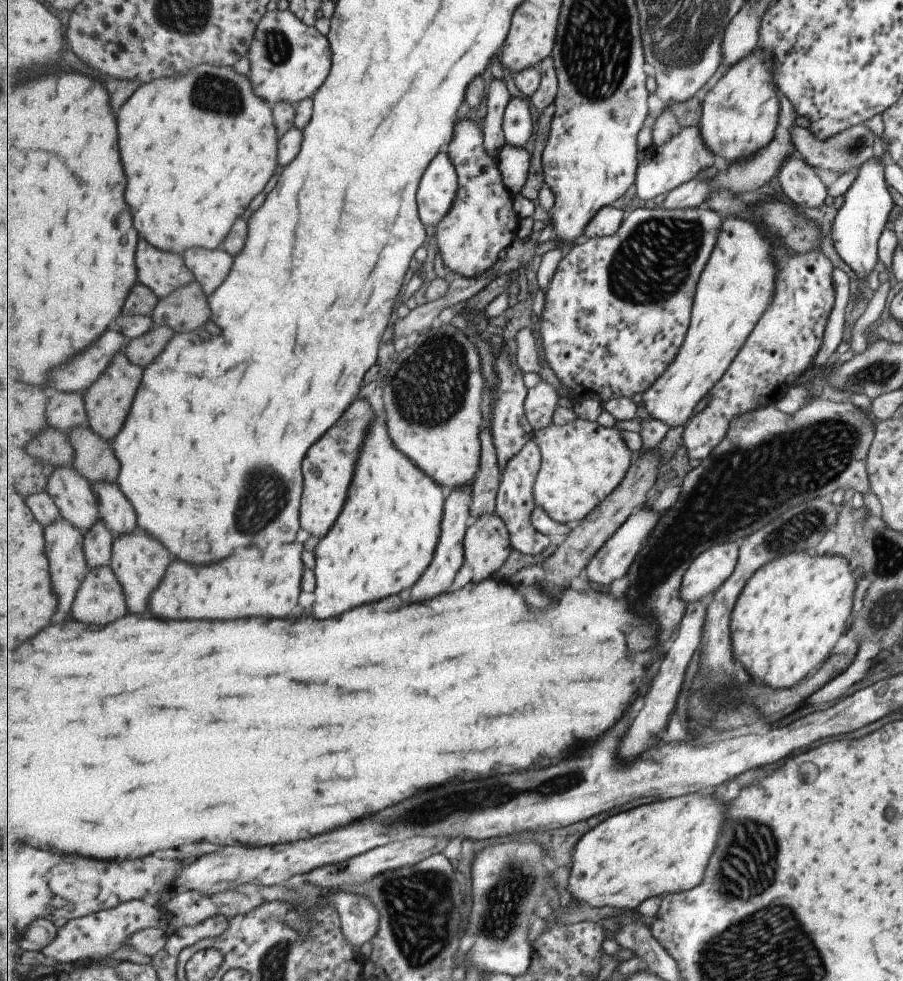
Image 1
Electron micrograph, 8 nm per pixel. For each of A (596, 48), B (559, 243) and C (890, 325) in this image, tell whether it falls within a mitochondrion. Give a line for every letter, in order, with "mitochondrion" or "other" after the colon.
A: mitochondrion
B: other
C: other

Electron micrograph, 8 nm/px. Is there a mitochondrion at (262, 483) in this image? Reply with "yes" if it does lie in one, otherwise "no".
yes

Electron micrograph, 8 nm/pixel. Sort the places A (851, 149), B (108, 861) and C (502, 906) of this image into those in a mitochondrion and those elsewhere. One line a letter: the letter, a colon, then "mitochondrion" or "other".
A: mitochondrion
B: other
C: mitochondrion

